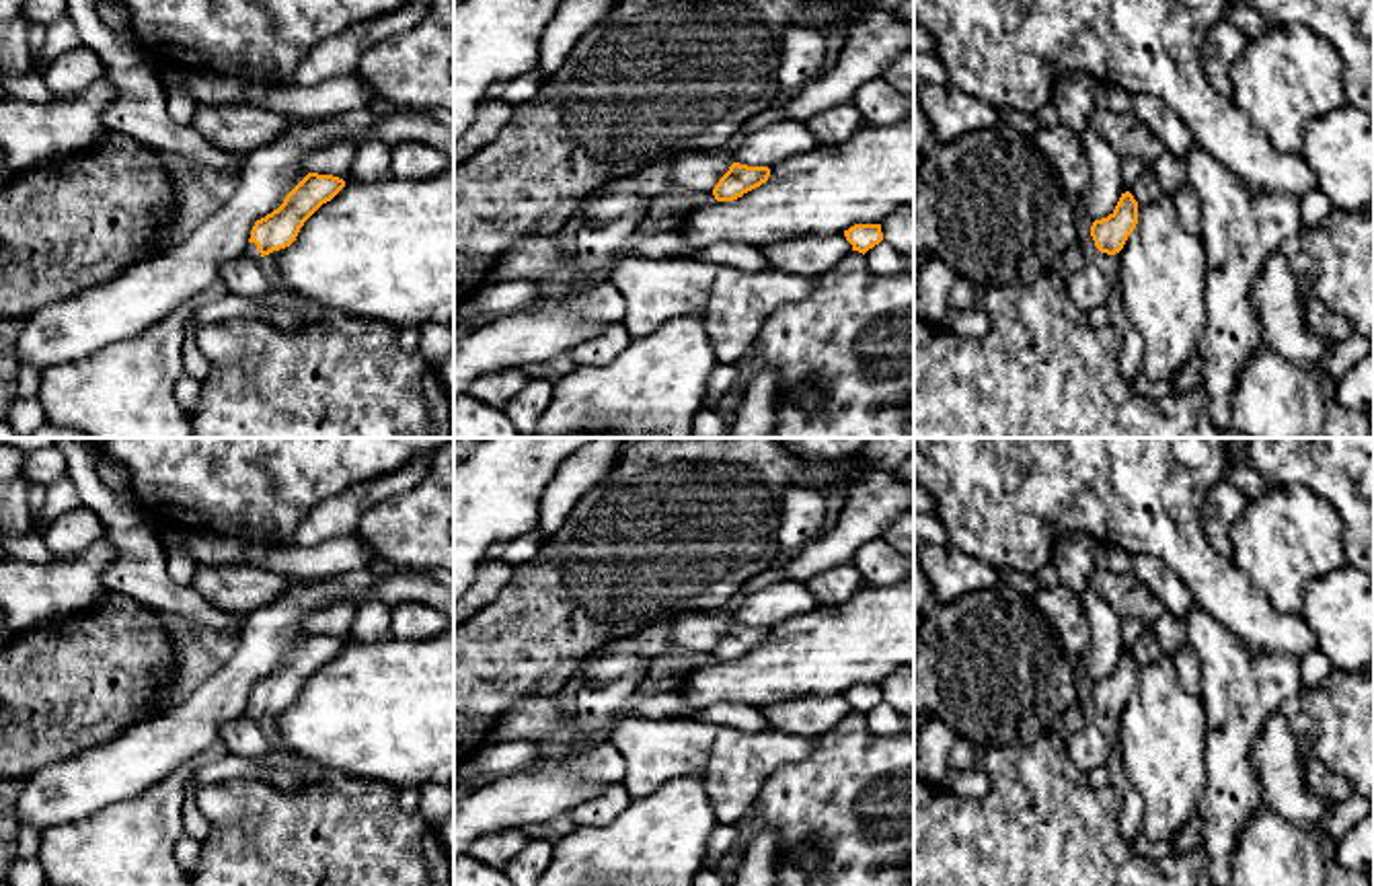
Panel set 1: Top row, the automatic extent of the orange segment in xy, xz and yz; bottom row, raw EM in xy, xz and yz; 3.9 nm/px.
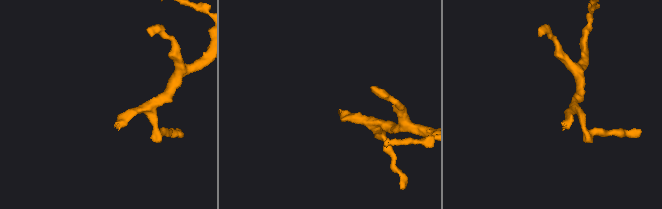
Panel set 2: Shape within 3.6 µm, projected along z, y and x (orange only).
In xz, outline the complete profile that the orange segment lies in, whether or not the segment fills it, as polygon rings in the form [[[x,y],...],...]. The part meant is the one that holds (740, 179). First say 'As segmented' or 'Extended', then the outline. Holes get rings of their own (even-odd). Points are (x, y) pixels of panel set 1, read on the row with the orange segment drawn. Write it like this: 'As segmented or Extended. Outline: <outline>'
As segmented. Outline: [[[733,162],[713,189],[717,201],[733,201],[760,187],[770,177],[768,167],[748,167]]]

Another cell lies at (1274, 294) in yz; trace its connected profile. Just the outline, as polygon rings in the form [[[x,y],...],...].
[[[1277,251],[1255,278],[1251,304],[1269,349],[1288,362],[1314,368],[1329,354],[1333,339],[1306,327],[1296,282],[1288,257]]]

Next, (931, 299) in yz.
[[[930,257],[918,271],[914,315],[928,325],[949,329],[949,294],[955,278],[957,275],[941,259]]]

